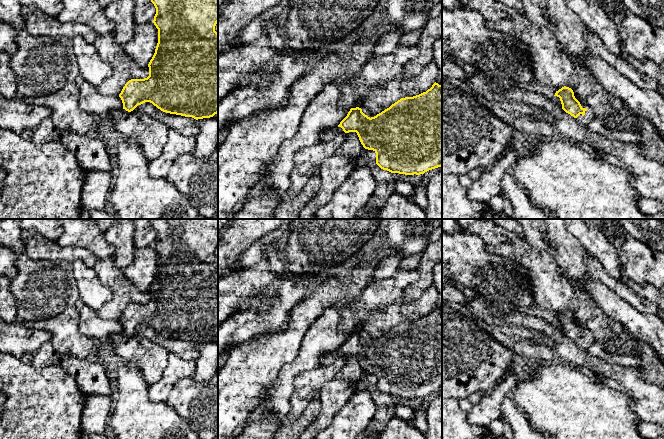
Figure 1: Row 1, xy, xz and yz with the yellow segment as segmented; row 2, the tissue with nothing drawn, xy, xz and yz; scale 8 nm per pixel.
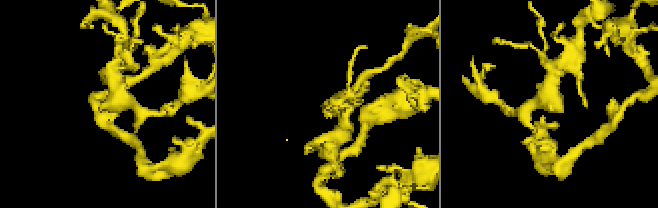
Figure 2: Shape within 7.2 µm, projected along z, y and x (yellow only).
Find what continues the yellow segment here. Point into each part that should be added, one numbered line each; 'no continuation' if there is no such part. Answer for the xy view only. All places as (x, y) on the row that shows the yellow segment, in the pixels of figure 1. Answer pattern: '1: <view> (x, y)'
no continuation

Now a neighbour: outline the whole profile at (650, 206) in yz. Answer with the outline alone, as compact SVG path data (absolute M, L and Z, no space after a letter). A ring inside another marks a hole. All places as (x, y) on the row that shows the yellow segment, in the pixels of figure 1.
M638 196L639 209L648 215L664 214L664 200Z

